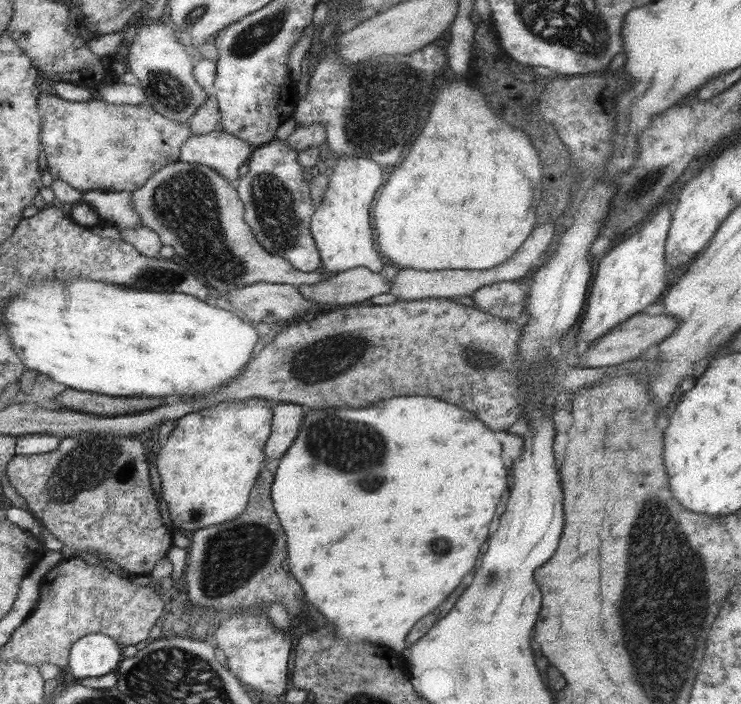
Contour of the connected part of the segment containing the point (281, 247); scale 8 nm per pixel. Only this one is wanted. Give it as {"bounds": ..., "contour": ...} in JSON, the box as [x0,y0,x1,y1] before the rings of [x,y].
{"bounds":[238,139,321,273],"contour":[[[279,139],[254,149],[248,164],[248,173],[242,179],[238,179],[238,194],[245,203],[245,221],[252,227],[257,241],[270,253],[288,259],[298,270],[309,273],[316,271],[320,266],[321,253],[312,240],[313,234],[310,234],[310,220],[313,220],[315,212],[310,198],[309,182],[304,179],[303,168],[297,162],[297,156],[296,151],[286,141]]]}

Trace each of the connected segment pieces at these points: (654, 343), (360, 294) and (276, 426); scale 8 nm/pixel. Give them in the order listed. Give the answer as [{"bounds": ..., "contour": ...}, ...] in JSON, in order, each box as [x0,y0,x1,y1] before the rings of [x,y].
[{"bounds":[583,314,680,368],"contour":[[[635,314],[633,317],[622,321],[622,324],[614,327],[614,329],[610,329],[610,332],[602,335],[600,339],[596,340],[596,343],[592,343],[592,346],[585,349],[583,356],[586,360],[586,366],[590,368],[608,368],[633,361],[652,348],[657,348],[658,344],[678,329],[678,325],[680,325],[680,322],[672,316],[668,316],[668,314]]]},{"bounds":[298,266,390,304],"contour":[[[359,266],[342,271],[318,284],[298,286],[302,298],[317,304],[348,304],[390,292],[390,282],[380,273]]]},{"bounds":[264,403,306,468],"contour":[[[277,403],[274,408],[273,433],[265,445],[264,468],[266,464],[274,466],[274,462],[280,462],[286,450],[293,446],[305,412],[306,409],[296,403]]]}]

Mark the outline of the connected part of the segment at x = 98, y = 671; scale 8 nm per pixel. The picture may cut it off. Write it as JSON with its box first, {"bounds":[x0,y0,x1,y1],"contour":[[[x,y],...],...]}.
{"bounds":[67,634,122,679],"contour":[[[87,634],[73,646],[67,670],[78,679],[100,678],[115,672],[120,660],[122,650],[116,640],[106,634]]]}

